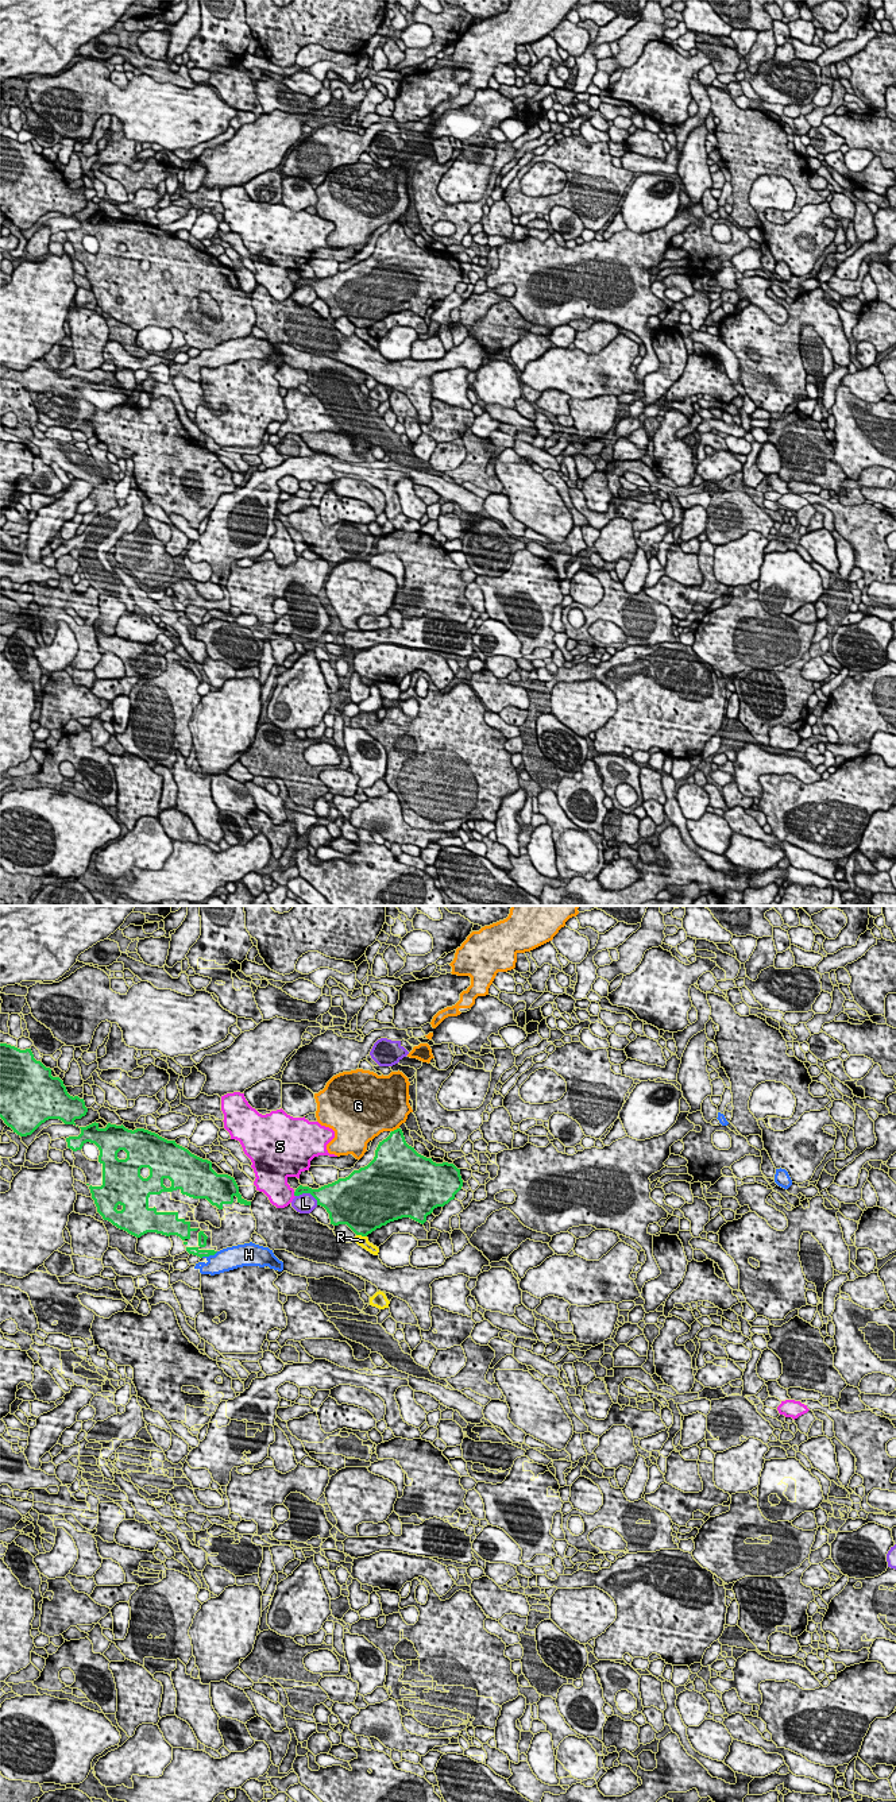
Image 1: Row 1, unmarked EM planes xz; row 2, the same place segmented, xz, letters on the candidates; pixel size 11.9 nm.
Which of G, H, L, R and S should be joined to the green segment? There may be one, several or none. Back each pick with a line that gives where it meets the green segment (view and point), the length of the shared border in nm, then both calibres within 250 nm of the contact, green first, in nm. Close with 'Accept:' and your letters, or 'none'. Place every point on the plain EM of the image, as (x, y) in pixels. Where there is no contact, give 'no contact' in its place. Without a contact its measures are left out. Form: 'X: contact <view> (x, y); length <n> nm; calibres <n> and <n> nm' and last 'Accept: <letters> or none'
Accept: none

